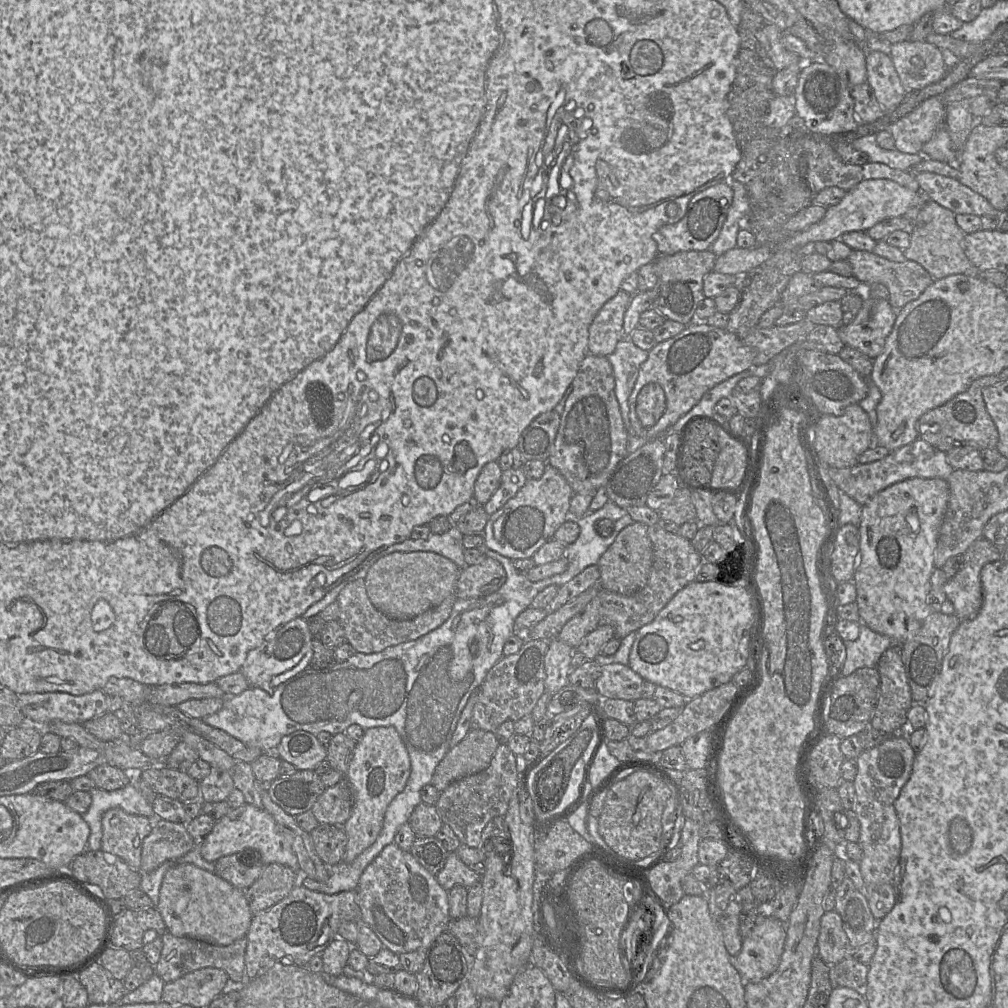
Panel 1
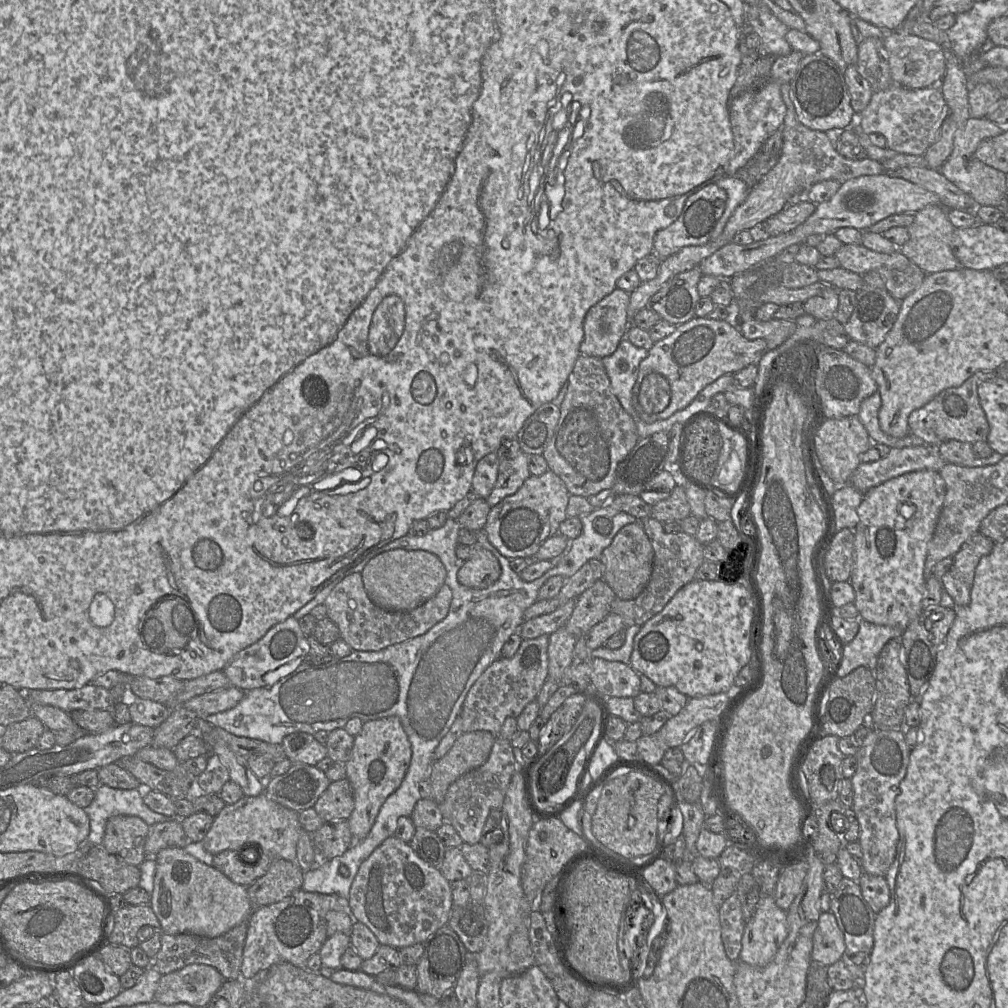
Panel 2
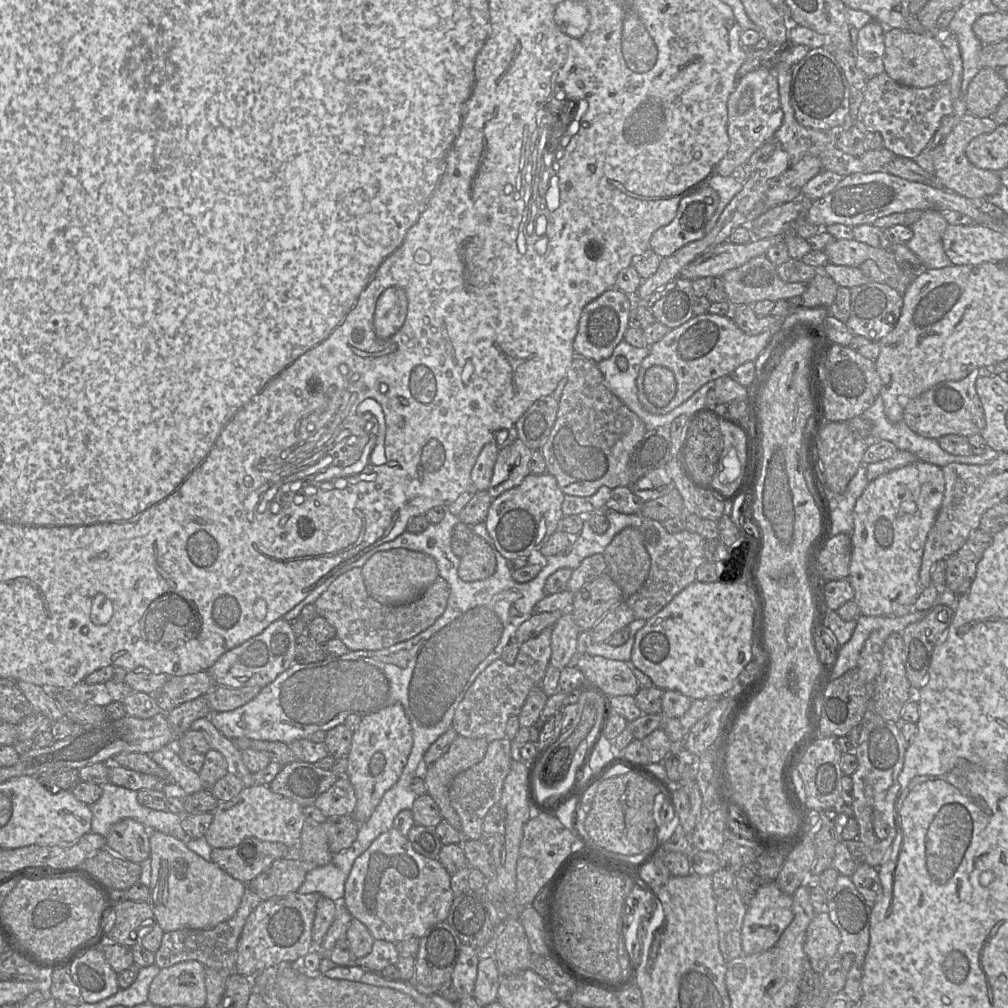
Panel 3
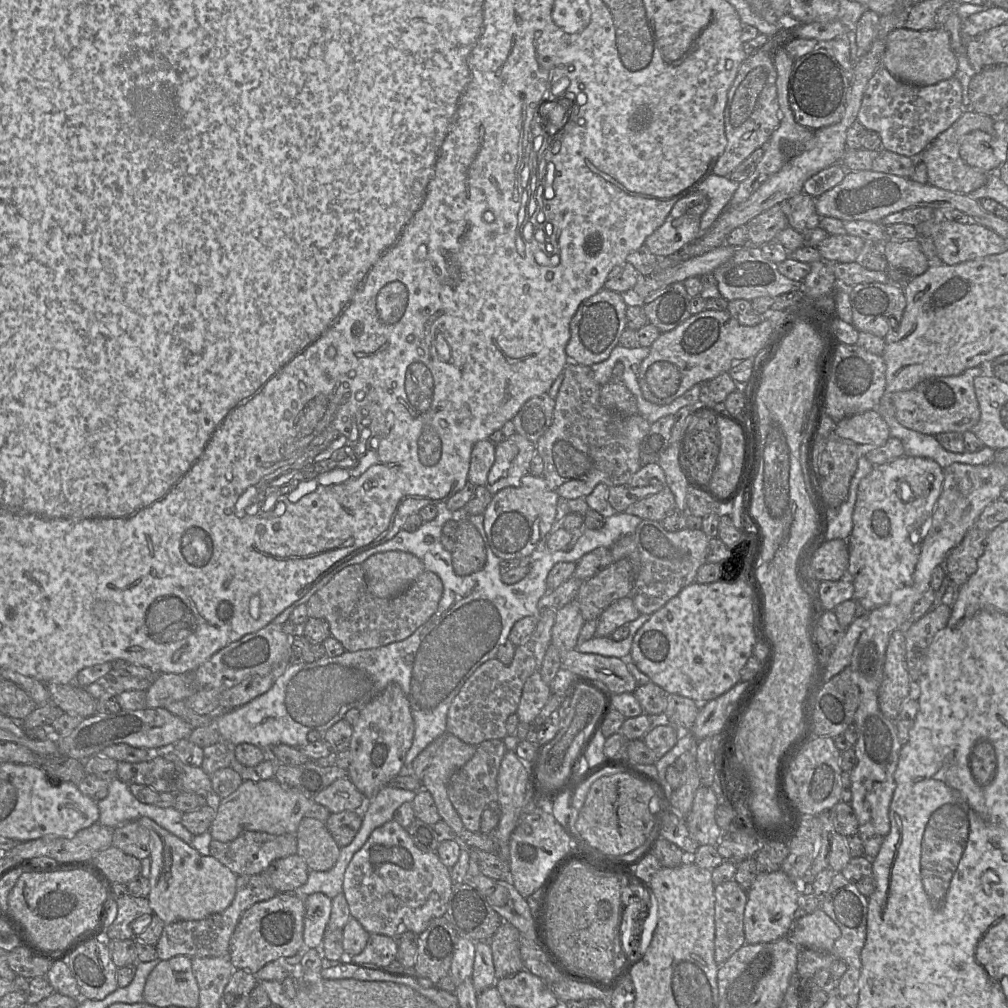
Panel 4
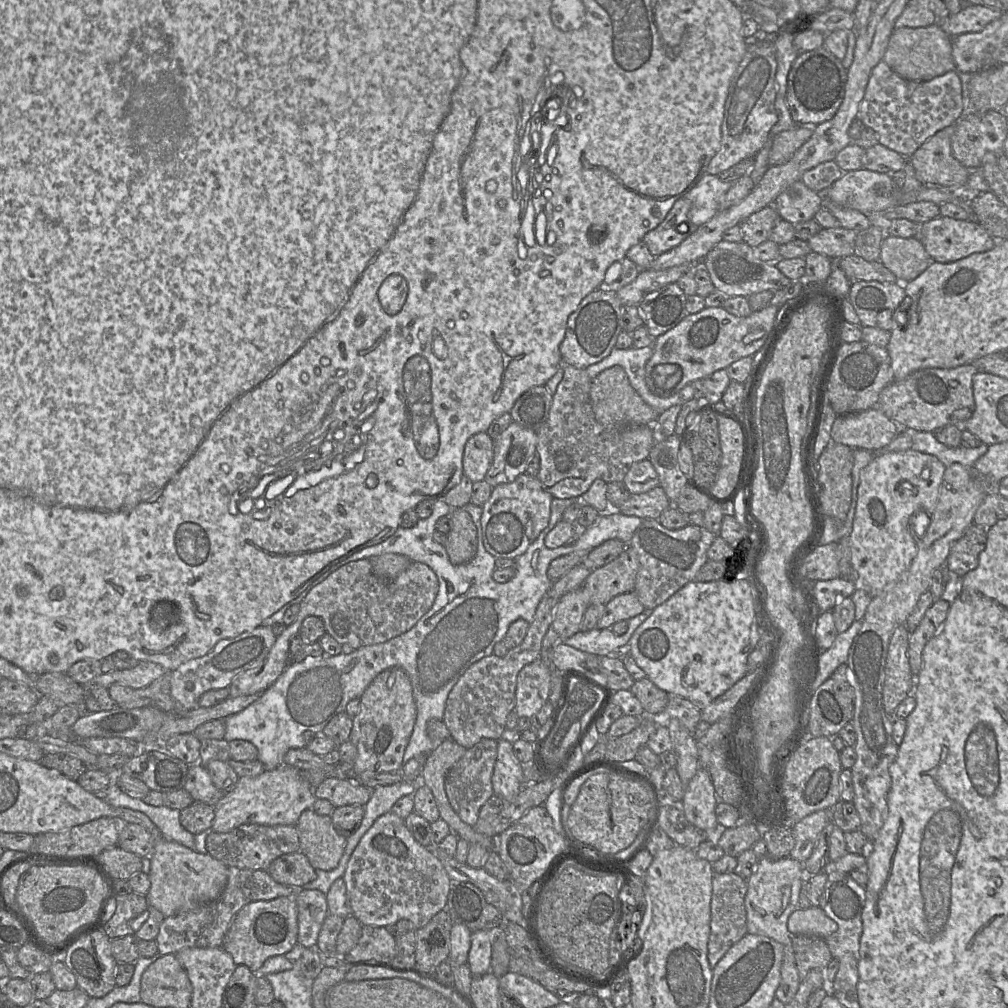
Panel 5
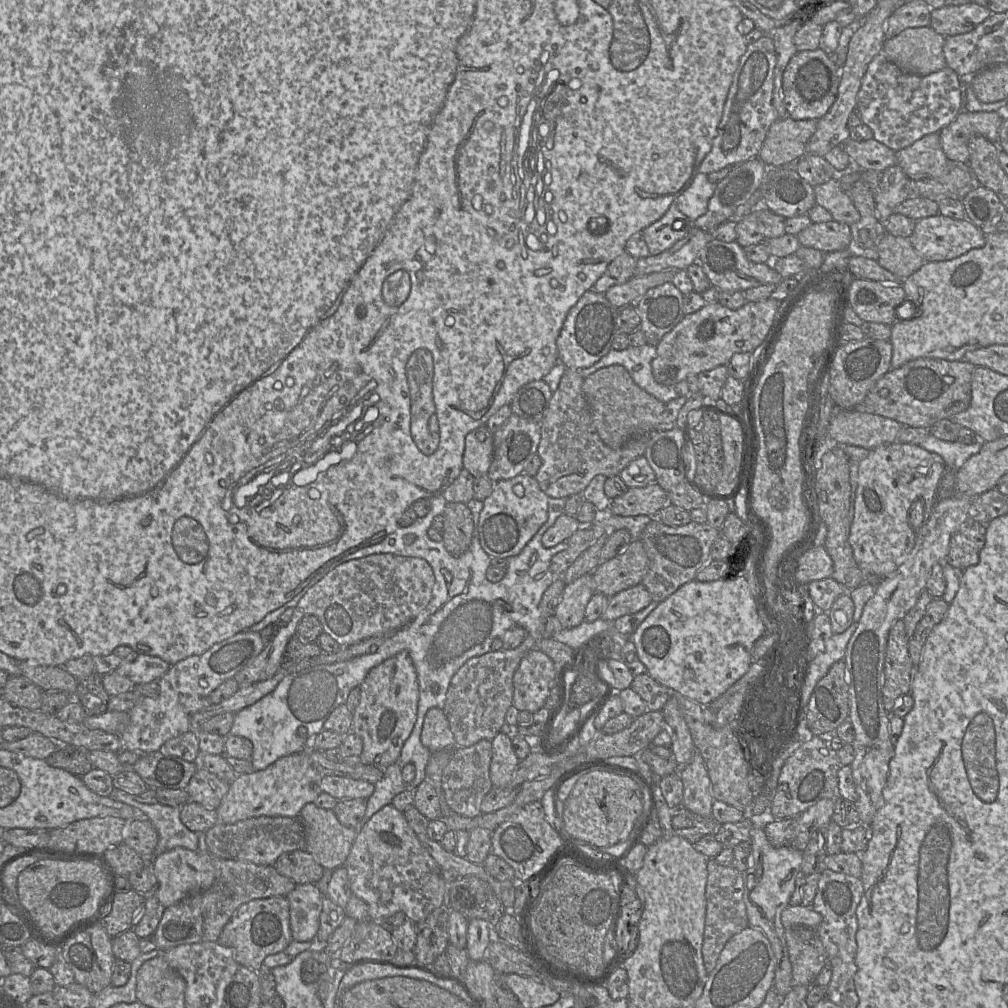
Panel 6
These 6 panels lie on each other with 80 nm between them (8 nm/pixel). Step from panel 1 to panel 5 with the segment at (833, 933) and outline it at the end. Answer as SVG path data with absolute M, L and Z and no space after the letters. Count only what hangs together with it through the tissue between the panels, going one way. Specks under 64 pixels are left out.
M817 906L797 909L788 918L787 928L791 935L809 934L826 938L837 931L837 923Z

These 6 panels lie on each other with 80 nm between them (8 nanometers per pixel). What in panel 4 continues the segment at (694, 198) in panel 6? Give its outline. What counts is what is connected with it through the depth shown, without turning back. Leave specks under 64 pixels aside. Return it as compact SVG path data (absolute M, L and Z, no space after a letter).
M715 174L709 175L698 188L698 191L709 199L709 206L701 217L701 235L711 228L721 213L727 208L739 183L731 181L728 177Z

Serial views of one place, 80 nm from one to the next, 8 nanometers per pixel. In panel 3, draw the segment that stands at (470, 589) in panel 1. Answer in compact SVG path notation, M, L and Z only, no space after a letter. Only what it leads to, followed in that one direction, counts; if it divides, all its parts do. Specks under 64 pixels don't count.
M473 533L460 557L458 576L465 582L483 580L494 574L496 558L487 542Z

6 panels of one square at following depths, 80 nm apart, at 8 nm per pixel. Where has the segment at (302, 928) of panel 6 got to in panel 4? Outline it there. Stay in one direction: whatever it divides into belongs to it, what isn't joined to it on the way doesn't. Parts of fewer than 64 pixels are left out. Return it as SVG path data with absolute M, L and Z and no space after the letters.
M317 892L304 897L303 941L306 948L321 948L331 916L332 899Z

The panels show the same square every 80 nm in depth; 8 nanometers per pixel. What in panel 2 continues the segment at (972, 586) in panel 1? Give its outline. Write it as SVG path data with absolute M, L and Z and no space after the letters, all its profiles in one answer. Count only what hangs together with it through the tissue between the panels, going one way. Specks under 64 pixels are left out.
M978 531L972 534L953 556L951 569L940 581L957 607L964 607L970 603L976 567L983 556L991 553L994 543L992 539Z

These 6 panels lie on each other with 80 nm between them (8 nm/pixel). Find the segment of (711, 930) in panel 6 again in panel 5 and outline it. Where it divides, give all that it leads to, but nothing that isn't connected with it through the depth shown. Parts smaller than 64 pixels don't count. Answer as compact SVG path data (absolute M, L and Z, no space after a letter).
M735 872L717 874L712 880L710 935L707 958L711 969L717 965L726 952L747 934L744 898L747 891L746 880Z

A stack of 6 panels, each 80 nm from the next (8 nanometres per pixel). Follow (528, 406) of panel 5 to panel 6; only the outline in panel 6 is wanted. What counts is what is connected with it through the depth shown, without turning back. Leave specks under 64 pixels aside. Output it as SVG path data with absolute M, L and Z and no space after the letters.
M543 380L527 383L519 389L513 398L512 413L526 420L541 423L544 418L553 392Z

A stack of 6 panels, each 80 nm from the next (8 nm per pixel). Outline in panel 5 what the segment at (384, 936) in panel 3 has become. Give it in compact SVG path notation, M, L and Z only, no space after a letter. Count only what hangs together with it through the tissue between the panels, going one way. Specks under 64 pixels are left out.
M392 811L387 812L378 817L369 830L361 838L360 842L353 851L348 862L343 879L346 884L347 894L352 908L352 915L356 917L363 926L381 926L387 927L395 924L399 920L406 919L414 924L416 929L425 926L431 918L439 911L446 909L446 902L451 886L451 880L437 856L428 848L421 845L408 830L405 825L405 820L401 819Z

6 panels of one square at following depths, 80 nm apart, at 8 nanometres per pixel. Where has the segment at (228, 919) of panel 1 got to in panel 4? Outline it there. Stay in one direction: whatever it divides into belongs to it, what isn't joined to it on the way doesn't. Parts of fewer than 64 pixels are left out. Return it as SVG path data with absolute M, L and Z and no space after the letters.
M140 817L137 823L143 826L151 837L151 872L149 905L165 924L183 920L201 920L224 911L232 903L236 894L237 875L212 856L203 856L180 838L171 834L152 819Z

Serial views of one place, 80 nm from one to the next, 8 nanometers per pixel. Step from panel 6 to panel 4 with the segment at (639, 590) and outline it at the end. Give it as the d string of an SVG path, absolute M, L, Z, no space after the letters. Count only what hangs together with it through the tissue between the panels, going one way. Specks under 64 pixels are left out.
M630 596L618 599L609 605L597 619L595 636L610 637L618 627L634 621L640 614Z

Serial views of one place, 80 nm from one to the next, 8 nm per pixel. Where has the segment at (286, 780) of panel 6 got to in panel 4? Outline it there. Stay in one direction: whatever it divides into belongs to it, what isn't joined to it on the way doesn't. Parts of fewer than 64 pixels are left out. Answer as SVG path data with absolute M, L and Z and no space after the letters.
M275 778L257 782L244 780L230 796L215 800L216 817L209 832L212 839L220 842L230 842L245 831L296 834L300 821L313 803L314 800L295 789L284 787Z

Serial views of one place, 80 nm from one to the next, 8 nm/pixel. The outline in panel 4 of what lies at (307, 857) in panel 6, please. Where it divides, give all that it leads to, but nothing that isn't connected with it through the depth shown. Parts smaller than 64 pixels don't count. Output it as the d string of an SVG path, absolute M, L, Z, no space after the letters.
M297 853L272 862L262 872L266 882L278 893L295 892L308 880L310 869Z

